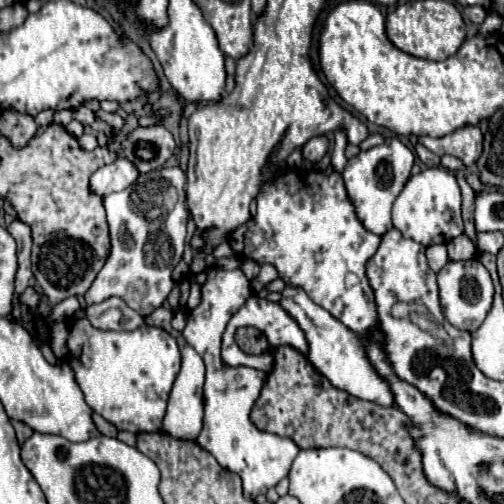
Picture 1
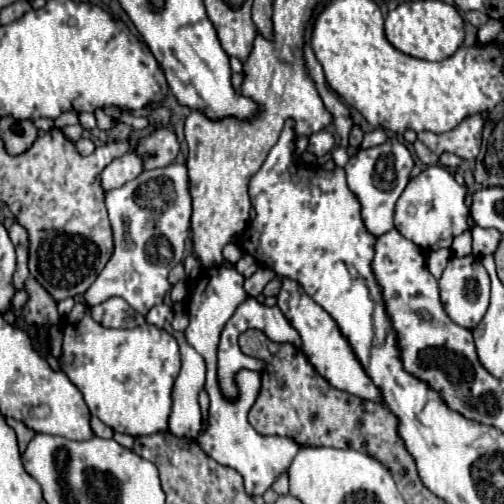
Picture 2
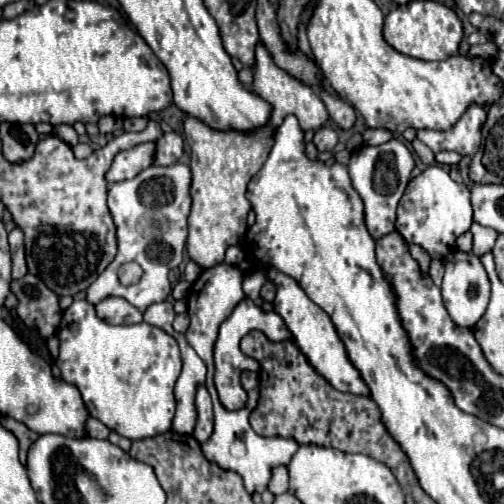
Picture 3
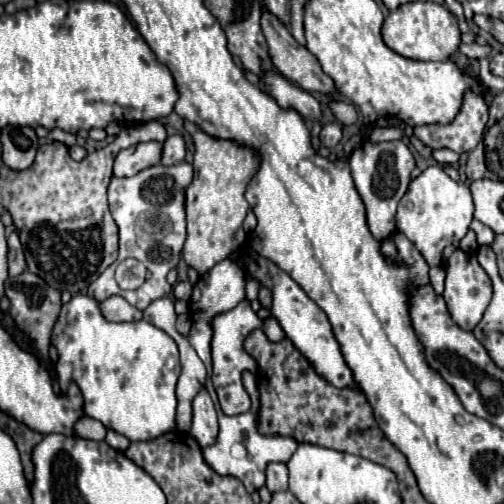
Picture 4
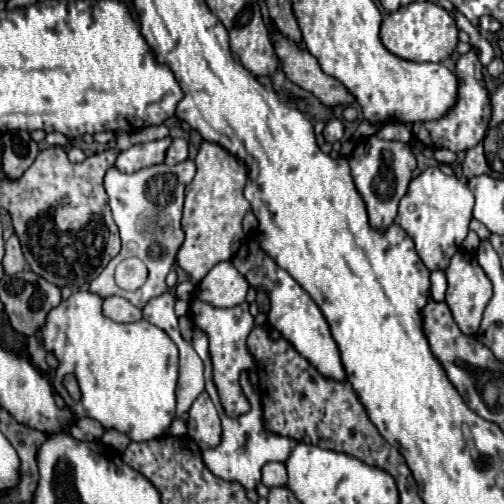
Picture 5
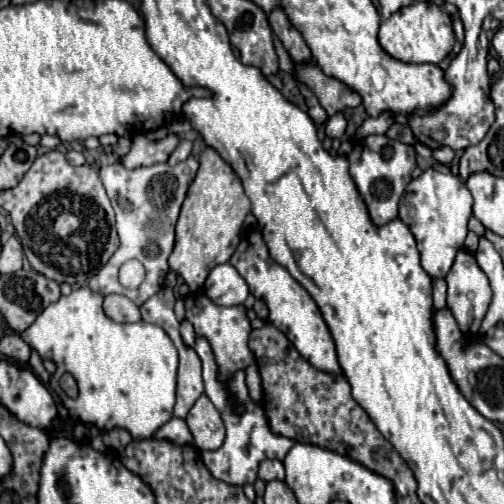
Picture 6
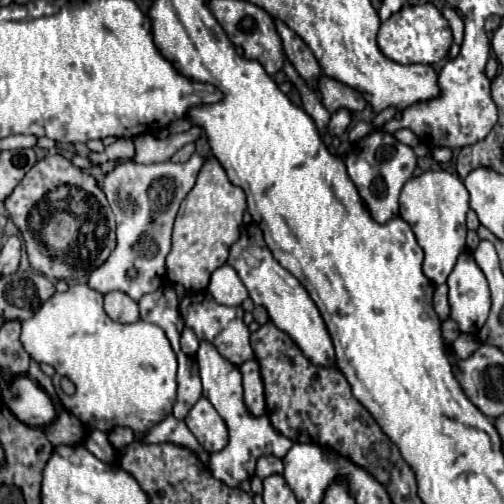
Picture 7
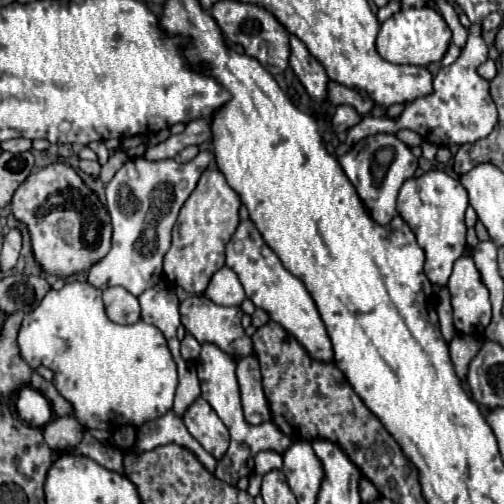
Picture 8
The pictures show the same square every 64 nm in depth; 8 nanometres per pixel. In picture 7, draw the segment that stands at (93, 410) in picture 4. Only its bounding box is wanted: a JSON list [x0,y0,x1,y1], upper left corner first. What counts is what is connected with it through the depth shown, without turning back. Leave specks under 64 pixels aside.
[20,284,176,440]

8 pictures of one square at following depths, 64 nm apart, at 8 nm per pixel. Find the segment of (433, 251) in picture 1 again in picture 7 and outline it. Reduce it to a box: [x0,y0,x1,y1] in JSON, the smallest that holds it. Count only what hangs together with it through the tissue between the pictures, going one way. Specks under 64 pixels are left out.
[434,284,450,320]

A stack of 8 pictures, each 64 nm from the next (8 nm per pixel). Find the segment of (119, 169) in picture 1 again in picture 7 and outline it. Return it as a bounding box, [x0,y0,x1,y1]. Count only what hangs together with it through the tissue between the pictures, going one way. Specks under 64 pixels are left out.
[132,126,202,164]

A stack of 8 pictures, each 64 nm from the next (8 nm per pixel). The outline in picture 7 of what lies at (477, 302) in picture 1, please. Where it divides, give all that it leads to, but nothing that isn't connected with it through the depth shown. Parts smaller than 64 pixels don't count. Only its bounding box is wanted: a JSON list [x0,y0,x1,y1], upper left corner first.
[446,252,490,336]

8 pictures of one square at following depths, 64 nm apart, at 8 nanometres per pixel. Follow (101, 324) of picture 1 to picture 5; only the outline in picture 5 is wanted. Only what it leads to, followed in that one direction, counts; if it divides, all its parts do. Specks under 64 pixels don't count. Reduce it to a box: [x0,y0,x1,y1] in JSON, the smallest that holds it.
[102,296,142,322]

